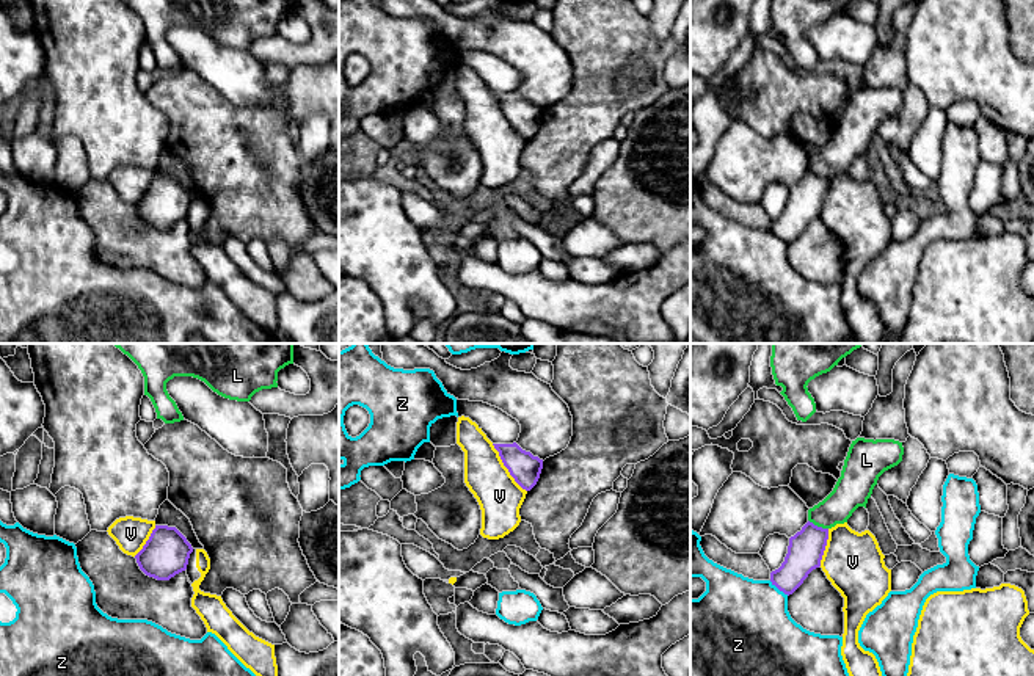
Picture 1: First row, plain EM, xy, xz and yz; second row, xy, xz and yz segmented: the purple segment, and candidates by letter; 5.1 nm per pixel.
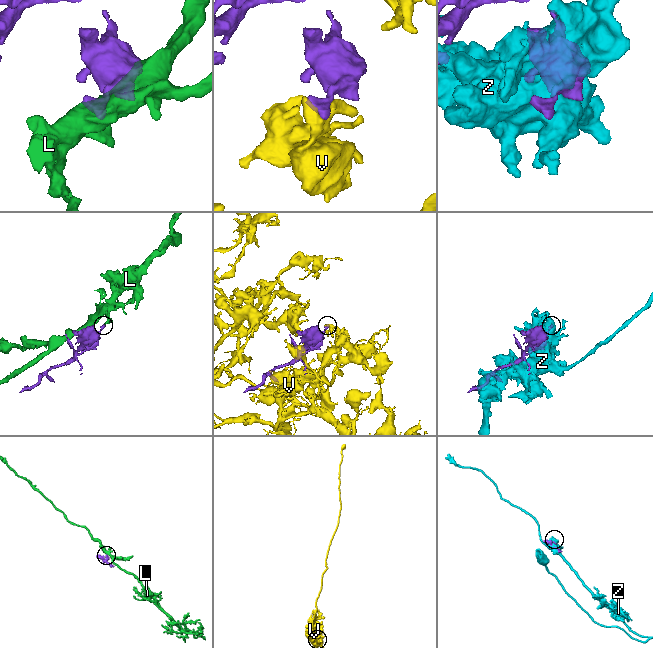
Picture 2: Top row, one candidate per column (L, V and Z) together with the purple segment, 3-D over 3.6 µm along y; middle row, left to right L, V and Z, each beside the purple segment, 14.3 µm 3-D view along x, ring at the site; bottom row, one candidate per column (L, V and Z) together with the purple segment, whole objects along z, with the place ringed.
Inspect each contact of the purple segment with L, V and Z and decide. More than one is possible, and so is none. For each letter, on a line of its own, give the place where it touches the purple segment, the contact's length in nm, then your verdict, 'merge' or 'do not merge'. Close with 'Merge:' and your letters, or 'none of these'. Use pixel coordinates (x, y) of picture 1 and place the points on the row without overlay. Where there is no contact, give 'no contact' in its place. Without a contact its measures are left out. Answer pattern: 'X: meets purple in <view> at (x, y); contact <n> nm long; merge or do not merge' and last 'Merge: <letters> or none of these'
L: meets purple in yz at (816, 174); contact 120 nm long; do not merge
V: meets purple in xz at (506, 115); contact 300 nm long; do not merge
Z: meets purple in yz at (779, 237); contact 130 nm long; do not merge
Merge: none of these

